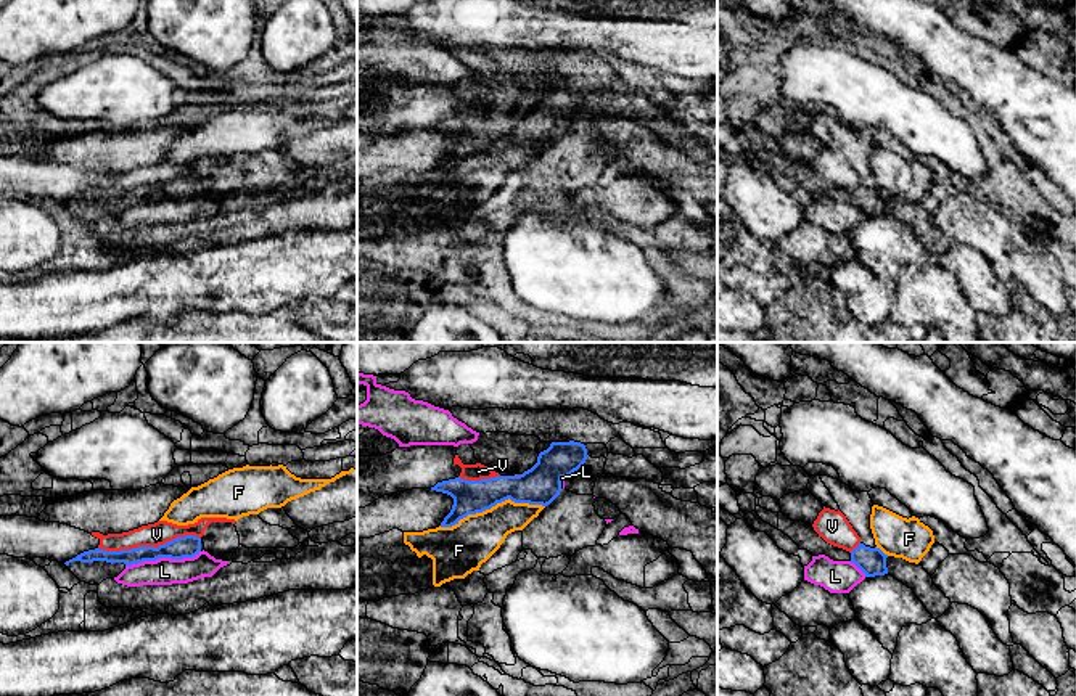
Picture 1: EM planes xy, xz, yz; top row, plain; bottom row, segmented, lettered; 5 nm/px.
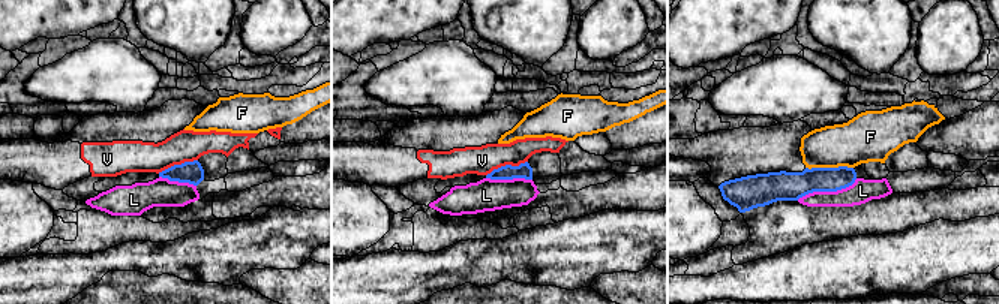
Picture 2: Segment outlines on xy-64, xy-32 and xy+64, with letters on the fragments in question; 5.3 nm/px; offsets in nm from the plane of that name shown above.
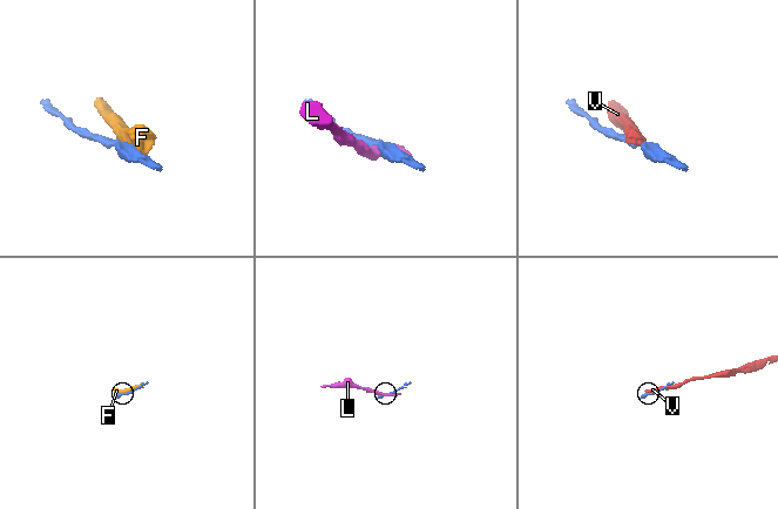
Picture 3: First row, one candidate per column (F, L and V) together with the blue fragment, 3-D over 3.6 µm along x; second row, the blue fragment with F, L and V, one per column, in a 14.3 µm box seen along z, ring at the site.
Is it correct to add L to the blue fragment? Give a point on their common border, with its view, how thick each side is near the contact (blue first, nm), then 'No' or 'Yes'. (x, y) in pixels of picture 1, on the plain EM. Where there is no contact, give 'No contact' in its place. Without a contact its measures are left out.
Touches blue at xy (163, 196). Thickness 110 nm (blue) against 140 nm. No

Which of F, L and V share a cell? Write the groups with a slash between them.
F / L / V

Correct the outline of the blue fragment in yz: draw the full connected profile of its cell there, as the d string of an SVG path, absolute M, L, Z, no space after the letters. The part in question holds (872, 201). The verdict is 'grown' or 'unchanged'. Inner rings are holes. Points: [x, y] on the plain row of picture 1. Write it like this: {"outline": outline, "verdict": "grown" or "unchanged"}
{"outline": "M859 183L851 191L851 203L854 203L865 214L865 217L888 214L886 198L888 194L885 194L880 188L870 188L864 183Z", "verdict": "unchanged"}

